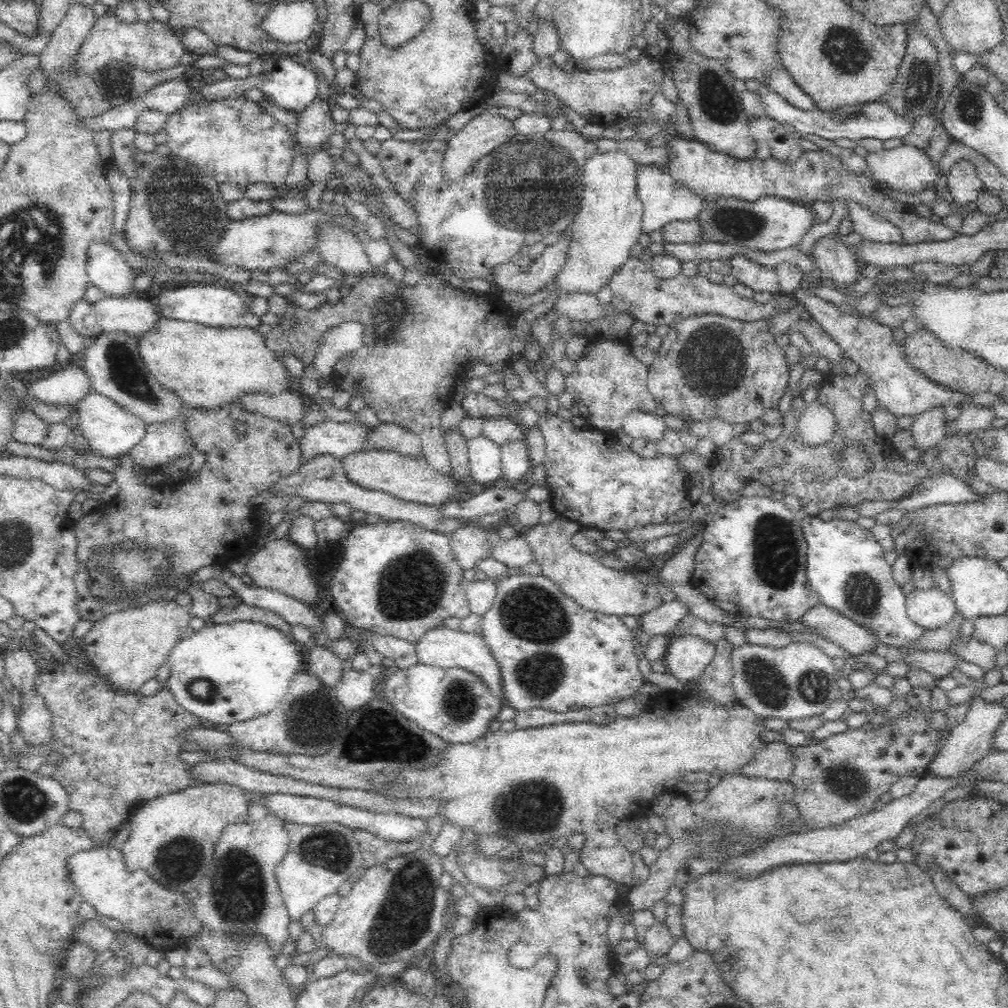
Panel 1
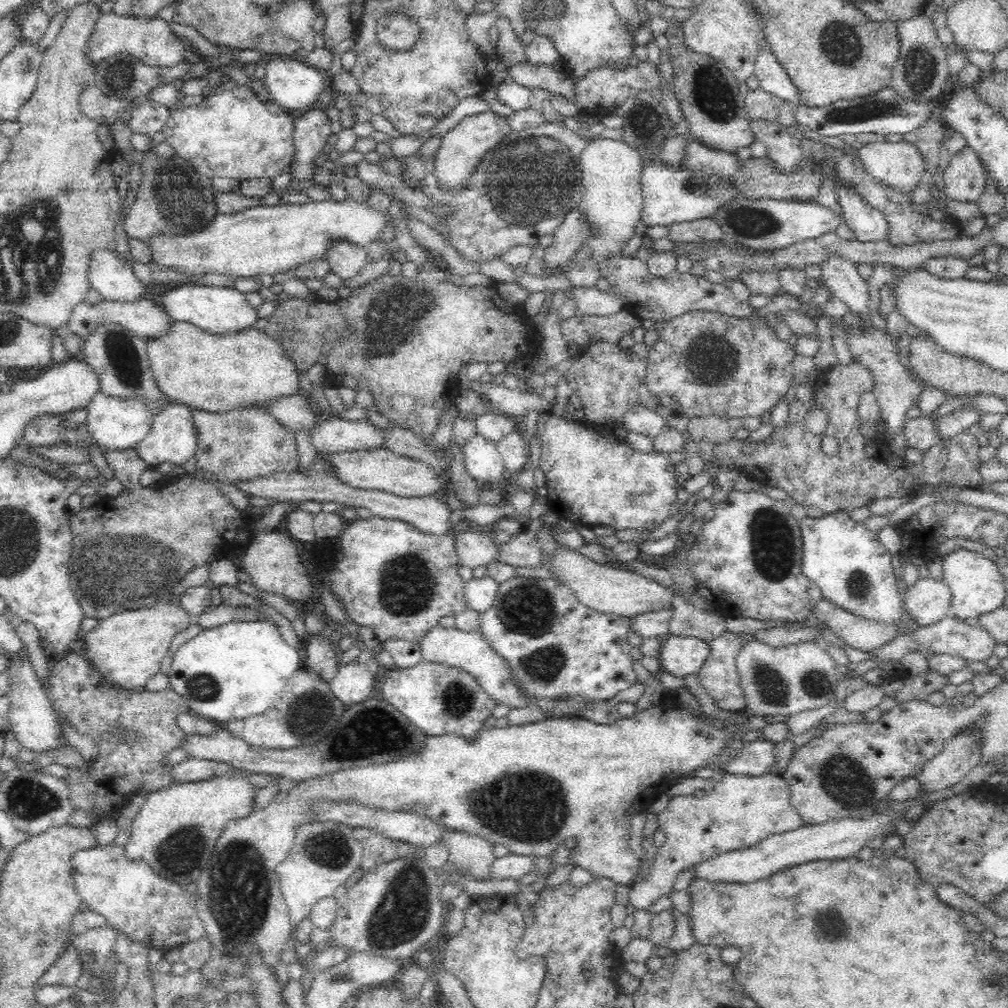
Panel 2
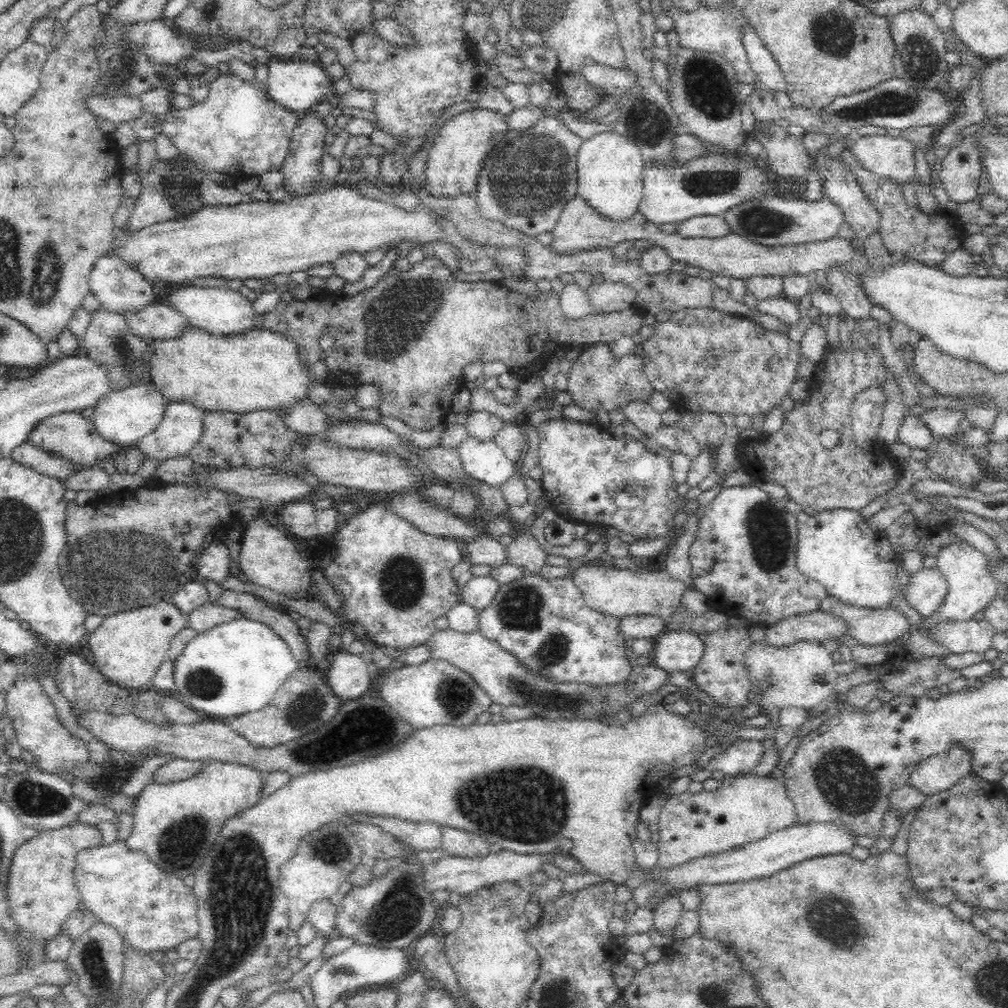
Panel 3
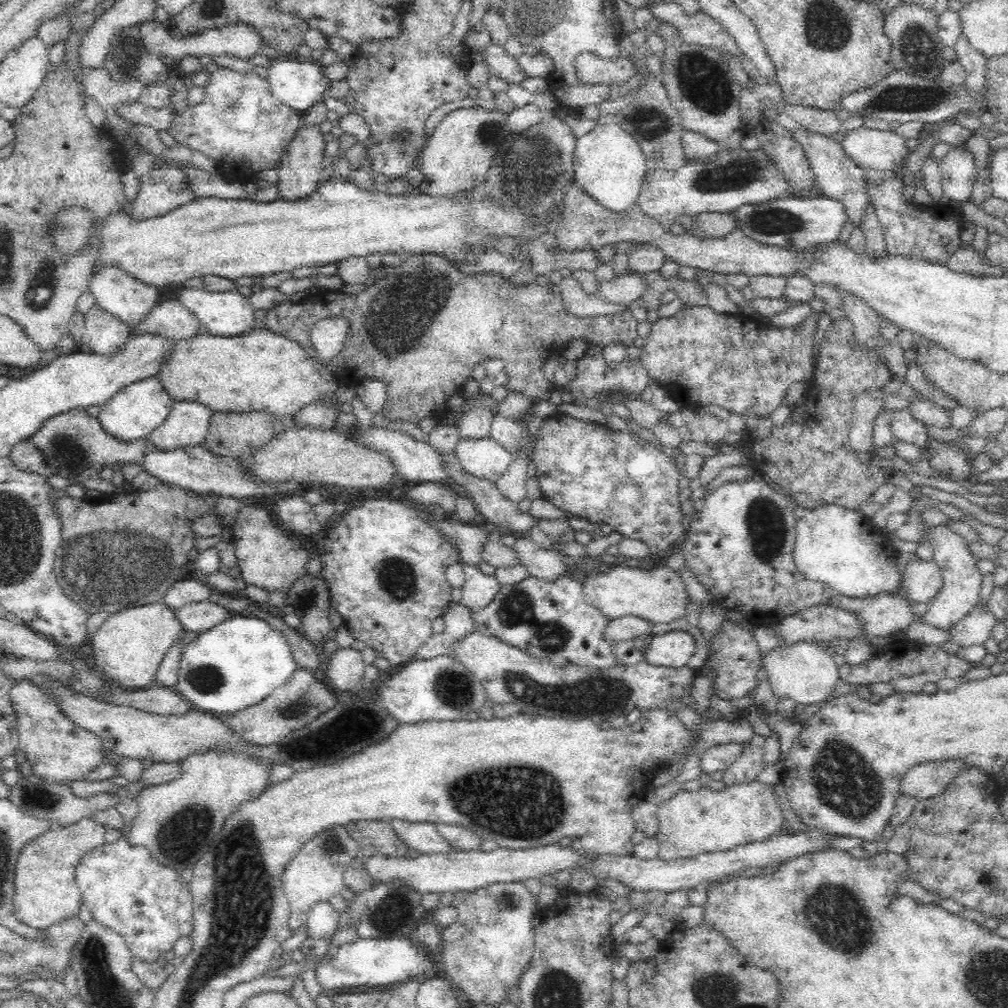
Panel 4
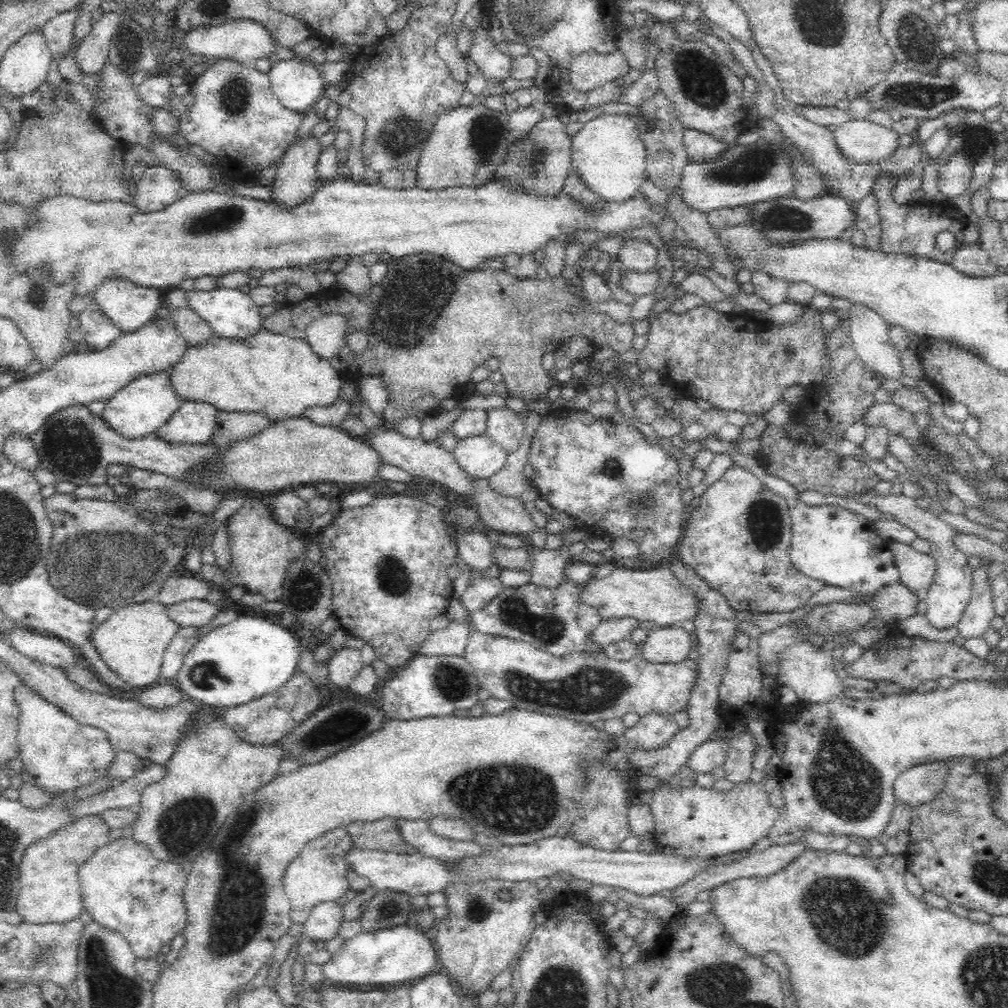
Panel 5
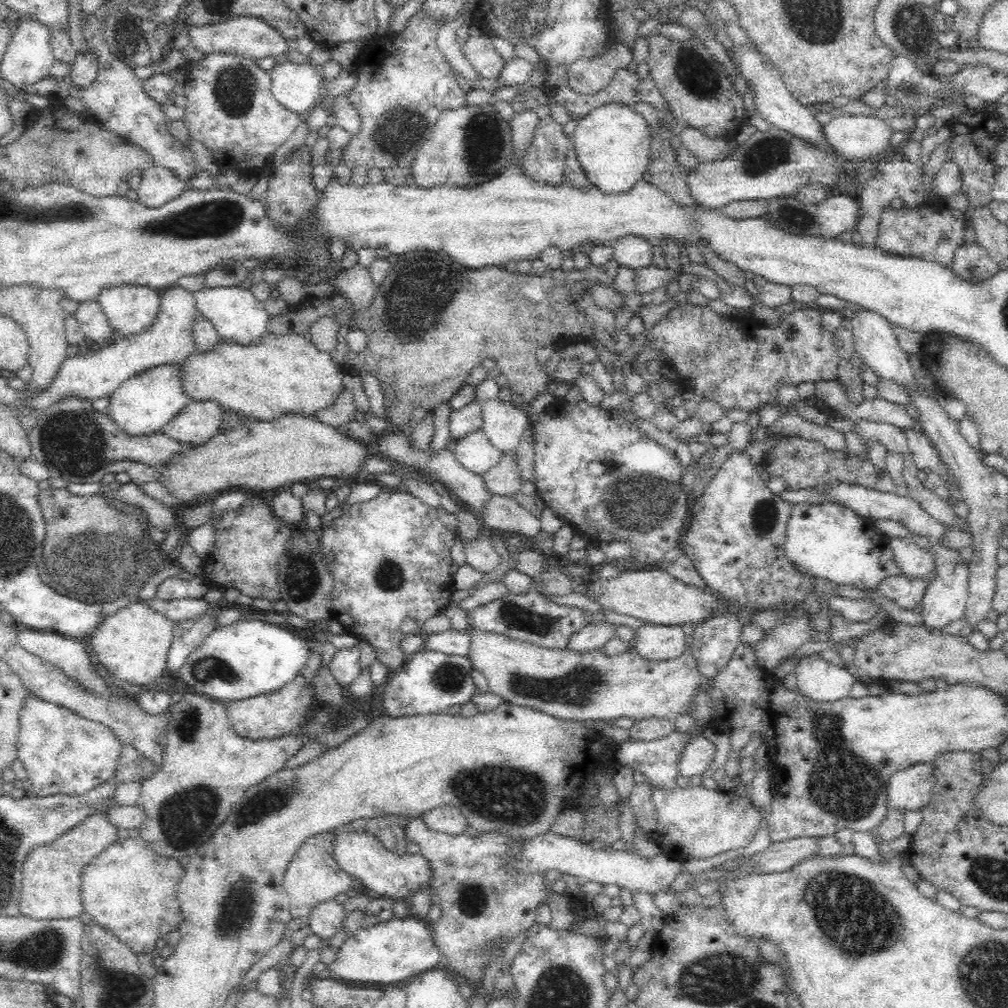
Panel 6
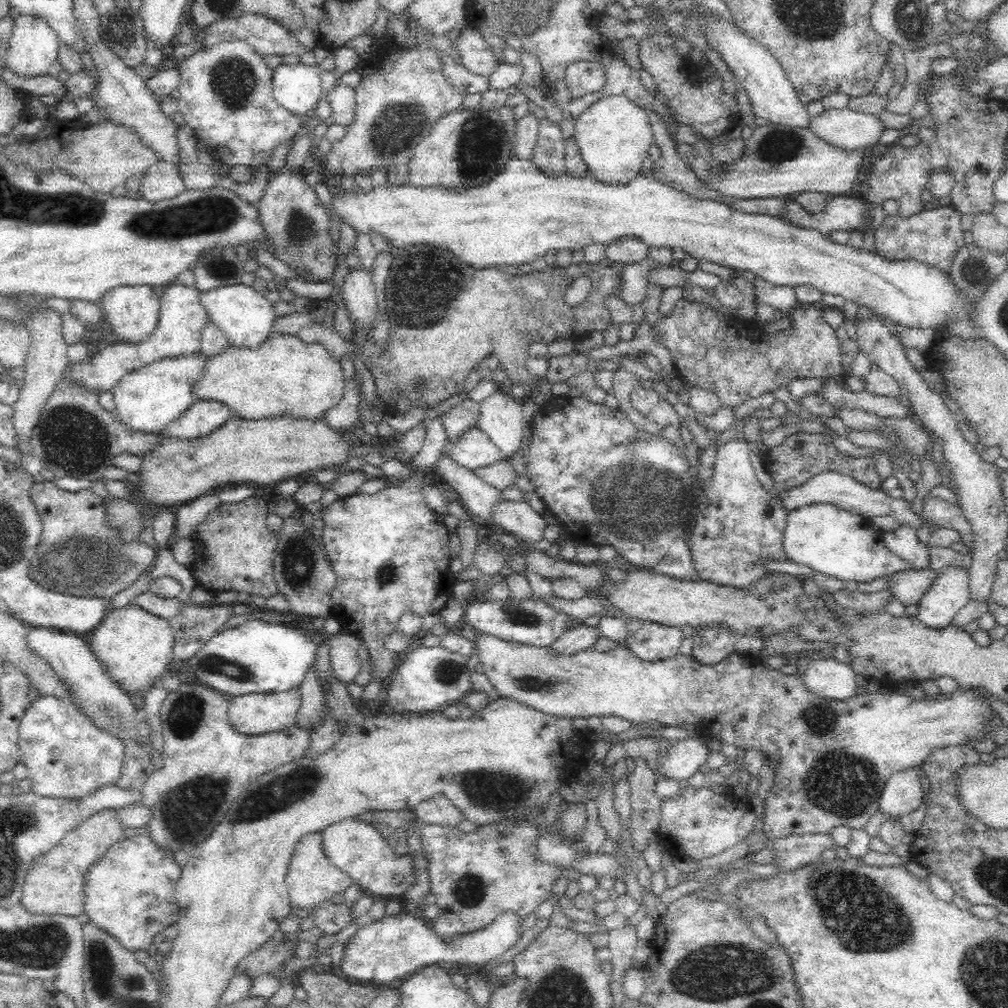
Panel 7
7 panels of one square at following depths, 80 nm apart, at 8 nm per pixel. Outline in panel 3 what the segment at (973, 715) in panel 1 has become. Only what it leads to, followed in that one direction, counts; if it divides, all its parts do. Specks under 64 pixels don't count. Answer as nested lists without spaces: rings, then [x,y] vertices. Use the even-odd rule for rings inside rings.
[[[954,748],[946,755],[921,762],[910,773],[907,785],[929,797],[954,786],[970,770],[970,755],[961,748]]]

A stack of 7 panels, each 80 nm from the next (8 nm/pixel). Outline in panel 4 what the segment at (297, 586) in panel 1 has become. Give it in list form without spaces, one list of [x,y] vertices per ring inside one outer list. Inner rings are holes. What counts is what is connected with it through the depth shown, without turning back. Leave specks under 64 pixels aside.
[[[251,503],[236,514],[236,519],[230,527],[230,537],[236,551],[240,578],[248,586],[256,586],[270,592],[276,590],[282,594],[300,575],[306,574],[309,563],[308,550],[294,542],[282,528],[270,524],[270,515],[266,508]]]

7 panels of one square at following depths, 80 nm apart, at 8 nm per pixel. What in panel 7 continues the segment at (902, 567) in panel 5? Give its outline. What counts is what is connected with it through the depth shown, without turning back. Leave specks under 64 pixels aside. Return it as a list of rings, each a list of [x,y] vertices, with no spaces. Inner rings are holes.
[[[906,522],[900,523],[896,530],[882,532],[885,545],[889,551],[901,560],[910,562],[913,566],[910,570],[922,570],[922,568],[930,566],[928,563],[928,558],[930,558],[929,546],[920,542],[916,532],[917,528]]]

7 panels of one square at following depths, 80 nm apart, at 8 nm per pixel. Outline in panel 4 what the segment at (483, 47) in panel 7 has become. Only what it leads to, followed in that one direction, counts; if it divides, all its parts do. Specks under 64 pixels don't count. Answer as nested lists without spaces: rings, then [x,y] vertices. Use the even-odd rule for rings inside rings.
[[[492,42],[478,51],[490,77],[496,76],[510,84],[520,84],[524,78],[528,78],[520,70],[517,58],[508,55],[504,46]]]

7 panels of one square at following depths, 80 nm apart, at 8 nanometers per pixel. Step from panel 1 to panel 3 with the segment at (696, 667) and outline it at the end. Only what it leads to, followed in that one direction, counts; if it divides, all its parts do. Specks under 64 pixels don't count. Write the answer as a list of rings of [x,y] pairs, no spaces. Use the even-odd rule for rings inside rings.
[[[688,630],[664,632],[655,639],[651,664],[668,672],[684,673],[700,662],[704,649],[703,642]]]

